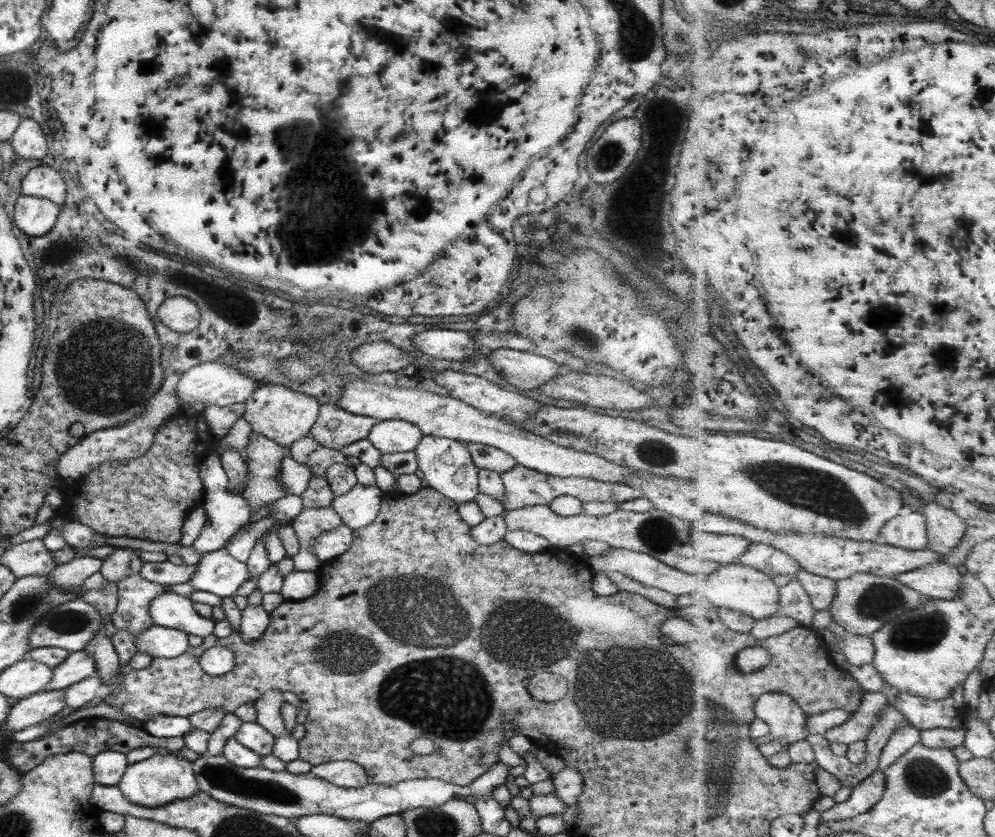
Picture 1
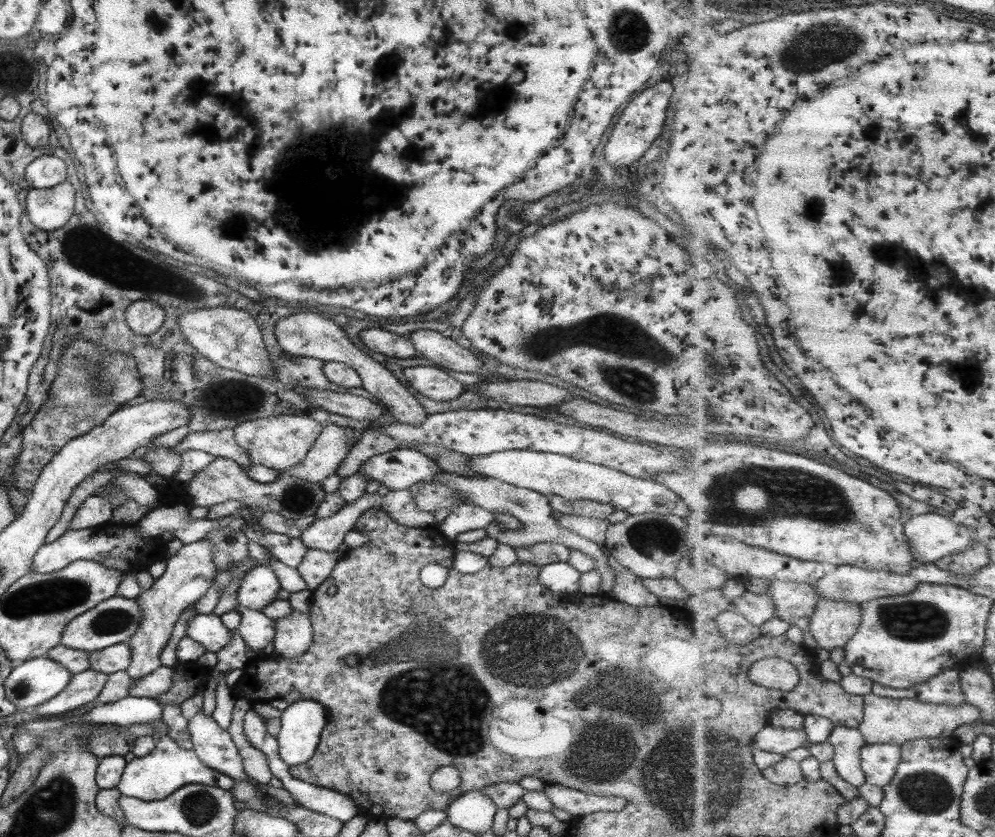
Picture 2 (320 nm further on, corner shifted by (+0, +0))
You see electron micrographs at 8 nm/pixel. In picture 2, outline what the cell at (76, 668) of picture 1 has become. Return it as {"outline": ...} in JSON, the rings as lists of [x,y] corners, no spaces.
{"outline":[[[117,643],[100,651],[88,652],[89,669],[109,675],[125,670],[130,663],[130,648],[127,643]]]}

